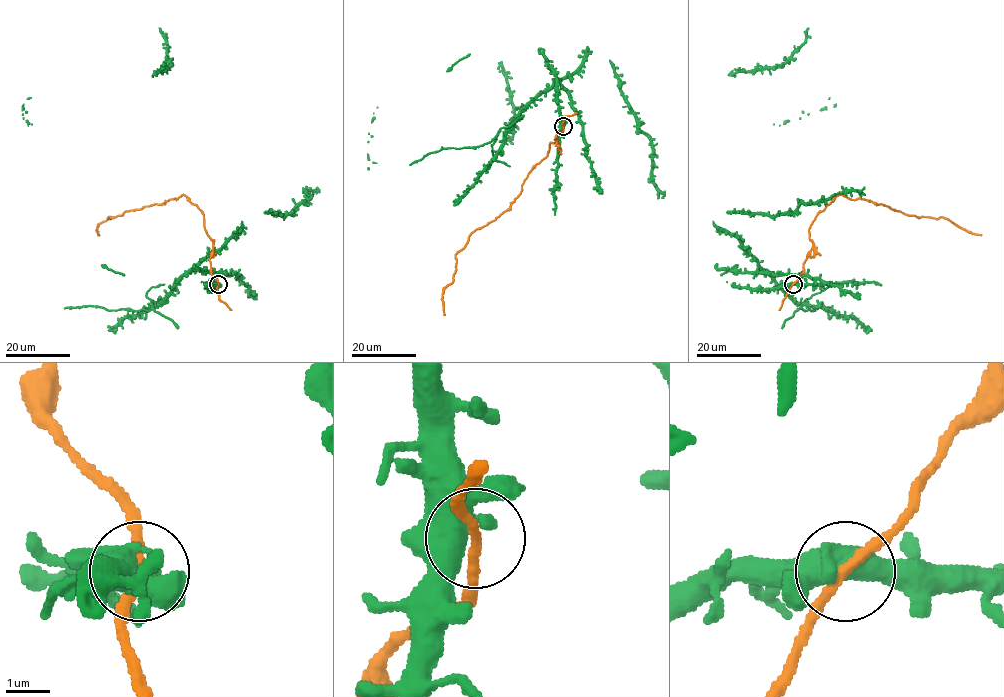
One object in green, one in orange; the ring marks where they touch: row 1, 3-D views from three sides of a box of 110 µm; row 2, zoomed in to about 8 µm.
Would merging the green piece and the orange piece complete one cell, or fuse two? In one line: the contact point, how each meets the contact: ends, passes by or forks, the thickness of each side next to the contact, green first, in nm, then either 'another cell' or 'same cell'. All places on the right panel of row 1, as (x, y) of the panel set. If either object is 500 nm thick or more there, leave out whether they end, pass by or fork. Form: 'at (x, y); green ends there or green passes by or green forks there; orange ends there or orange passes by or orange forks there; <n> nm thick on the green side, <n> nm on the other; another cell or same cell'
at (793, 284); green forks there; orange passes by; 460 nm thick on the green side, 200 nm on the other; same cell

